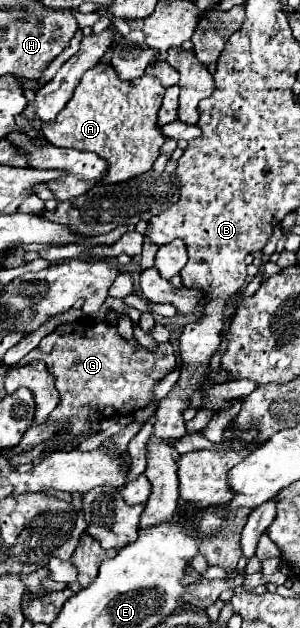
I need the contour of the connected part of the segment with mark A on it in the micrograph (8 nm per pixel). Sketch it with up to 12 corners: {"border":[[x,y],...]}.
{"border":[[83,75],[55,123],[56,147],[93,151],[99,185],[153,169],[165,87]]}

